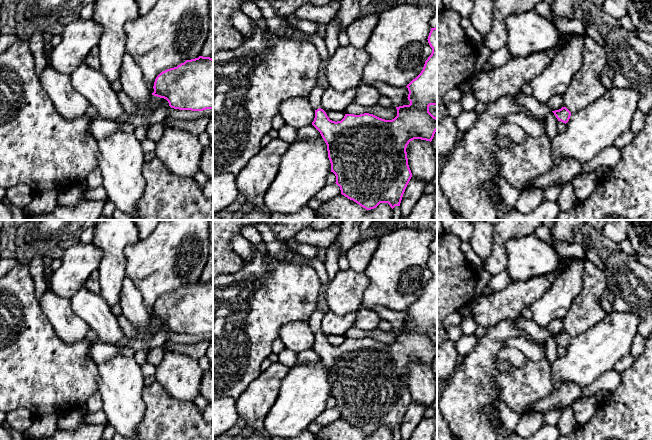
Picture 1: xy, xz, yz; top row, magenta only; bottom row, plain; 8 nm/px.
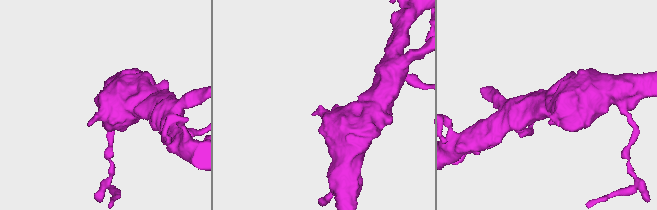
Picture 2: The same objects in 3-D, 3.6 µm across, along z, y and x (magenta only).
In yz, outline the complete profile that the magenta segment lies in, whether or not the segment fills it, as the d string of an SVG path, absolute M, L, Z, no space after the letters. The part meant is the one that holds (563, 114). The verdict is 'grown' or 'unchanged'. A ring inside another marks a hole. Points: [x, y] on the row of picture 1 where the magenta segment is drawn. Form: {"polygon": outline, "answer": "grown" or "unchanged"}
{"polygon": "M562 107L561 109L552 112L554 113L558 121L561 121L565 124L569 121L571 116L571 112L566 107Z", "answer": "unchanged"}

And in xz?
{"polygon": "M437 27L431 28L427 40L432 48L432 53L425 61L421 73L406 86L409 91L407 98L410 104L396 107L397 116L392 120L385 120L373 114L364 113L360 115L345 114L341 121L335 122L330 120L326 112L320 108L325 88L316 82L315 87L309 94L308 100L315 109L315 118L312 125L320 132L327 145L331 172L336 176L335 183L340 187L342 195L366 210L374 209L380 203L388 203L392 209L395 206L400 206L405 189L412 177L408 165L407 145L414 139L431 142L437 131L437 118L429 112L430 105L437 105Z", "answer": "grown"}

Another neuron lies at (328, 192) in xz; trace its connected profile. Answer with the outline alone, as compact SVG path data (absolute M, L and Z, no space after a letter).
M326 184L314 197L313 200L322 202L329 201L341 194L340 187L336 184Z

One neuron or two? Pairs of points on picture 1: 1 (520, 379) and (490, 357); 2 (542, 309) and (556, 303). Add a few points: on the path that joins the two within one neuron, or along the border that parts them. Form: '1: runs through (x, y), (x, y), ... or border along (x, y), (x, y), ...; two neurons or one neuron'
1: runs through (510, 379), (502, 379), (490, 367); one neuron
2: runs through (545, 309), (553, 305); one neuron

